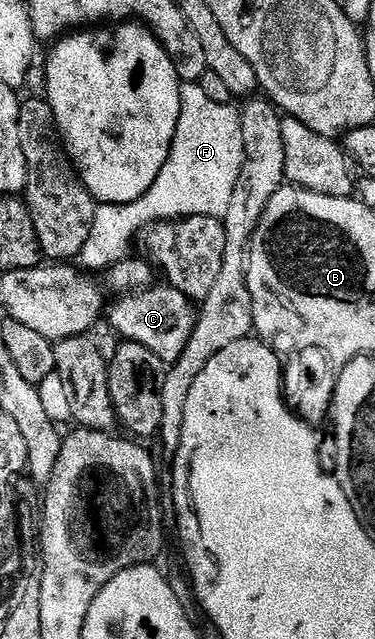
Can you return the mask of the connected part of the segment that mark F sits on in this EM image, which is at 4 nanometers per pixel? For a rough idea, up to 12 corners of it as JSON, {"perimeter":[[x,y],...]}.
{"perimeter":[[181,85],[149,192],[96,205],[77,259],[106,271],[152,222],[222,219],[243,167],[239,110]]}

